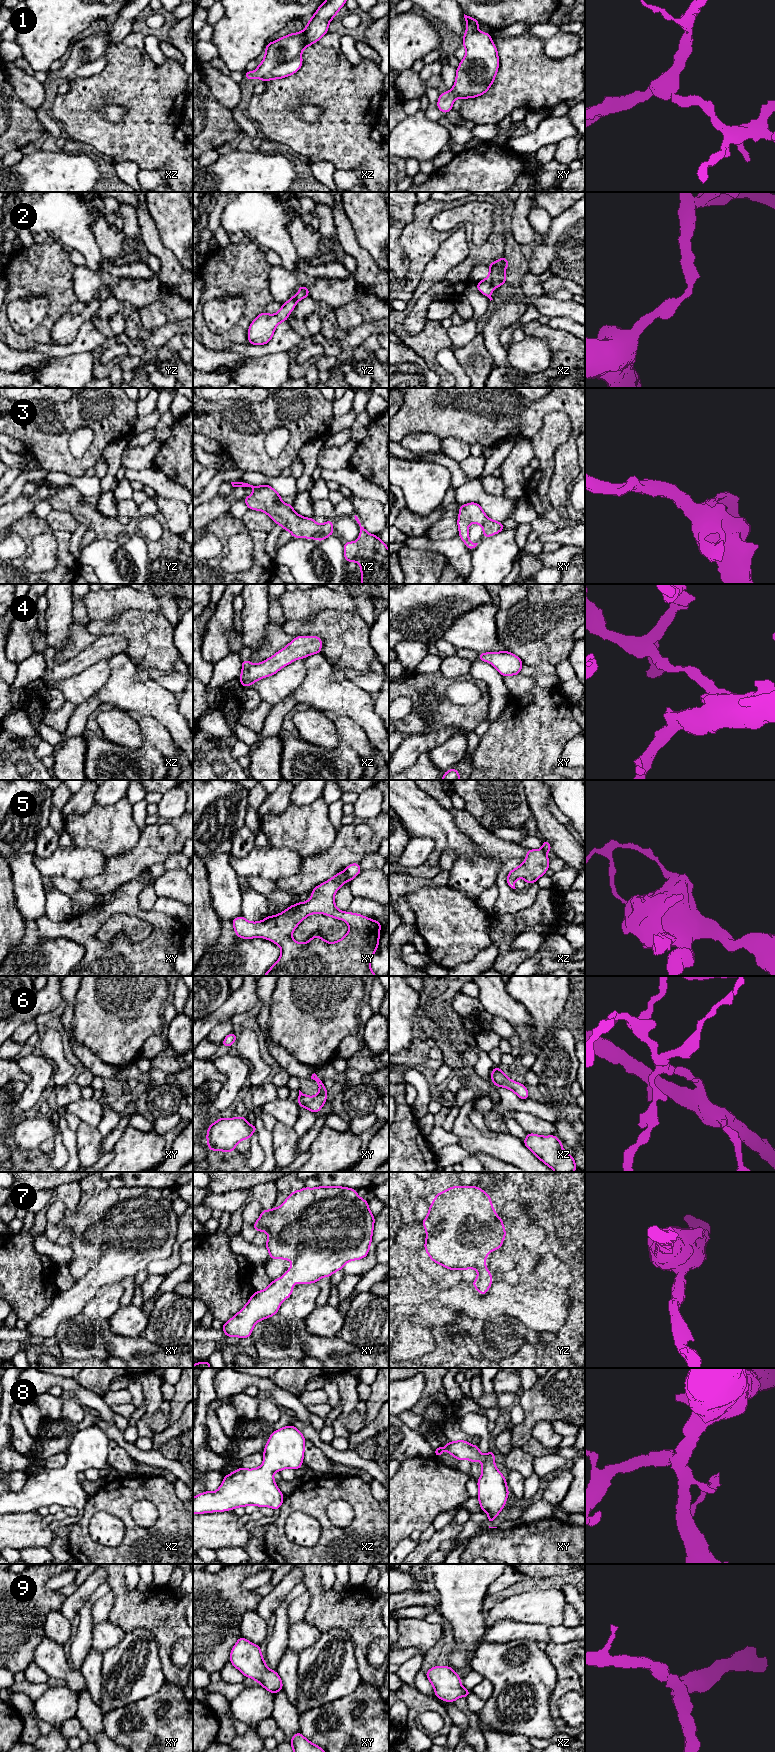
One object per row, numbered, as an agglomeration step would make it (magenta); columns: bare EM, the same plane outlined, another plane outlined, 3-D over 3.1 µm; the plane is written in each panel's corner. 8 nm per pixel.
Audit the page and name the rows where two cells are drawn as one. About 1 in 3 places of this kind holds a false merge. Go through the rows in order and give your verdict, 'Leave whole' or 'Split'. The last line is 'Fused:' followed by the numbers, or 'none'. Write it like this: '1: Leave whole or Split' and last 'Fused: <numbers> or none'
1: Leave whole
2: Leave whole
3: Leave whole
4: Leave whole
5: Split
6: Leave whole
7: Leave whole
8: Leave whole
9: Leave whole
Fused: 5

